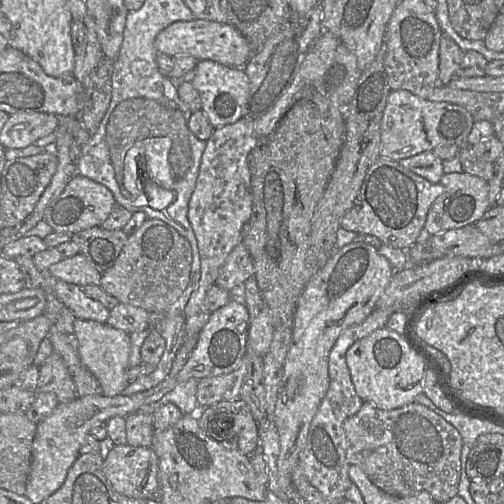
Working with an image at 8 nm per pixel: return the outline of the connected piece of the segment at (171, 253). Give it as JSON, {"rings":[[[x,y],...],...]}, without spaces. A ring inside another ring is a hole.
{"rings":[[[146,219],[141,227],[128,236],[113,266],[102,273],[101,288],[120,303],[142,308],[147,312],[166,311],[189,283],[192,250],[189,242],[176,229],[159,219]]]}

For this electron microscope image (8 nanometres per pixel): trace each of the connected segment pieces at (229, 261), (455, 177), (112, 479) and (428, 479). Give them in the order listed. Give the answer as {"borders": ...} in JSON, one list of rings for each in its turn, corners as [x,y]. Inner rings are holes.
{"borders":[[[[239,243],[226,258],[215,285],[230,292],[234,287],[243,285],[253,275],[254,266],[250,254],[243,243]]],[[[444,173],[439,182],[446,188],[430,207],[424,230],[426,235],[434,235],[450,229],[474,224],[491,207],[488,199],[488,181],[468,173]]],[[[115,445],[103,460],[102,472],[113,490],[134,499],[149,499],[158,492],[158,458],[151,447]]],[[[363,402],[360,410],[342,425],[347,440],[346,459],[367,475],[382,491],[396,497],[408,497],[427,491],[433,500],[444,503],[458,493],[463,441],[458,430],[426,406],[413,402],[393,410],[381,410],[371,402]]]]}

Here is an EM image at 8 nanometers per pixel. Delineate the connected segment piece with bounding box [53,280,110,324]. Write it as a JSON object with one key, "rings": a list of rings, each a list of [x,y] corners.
{"rings":[[[54,280],[53,290],[77,319],[107,323],[110,310],[99,301],[88,297],[83,287],[62,280]]]}

